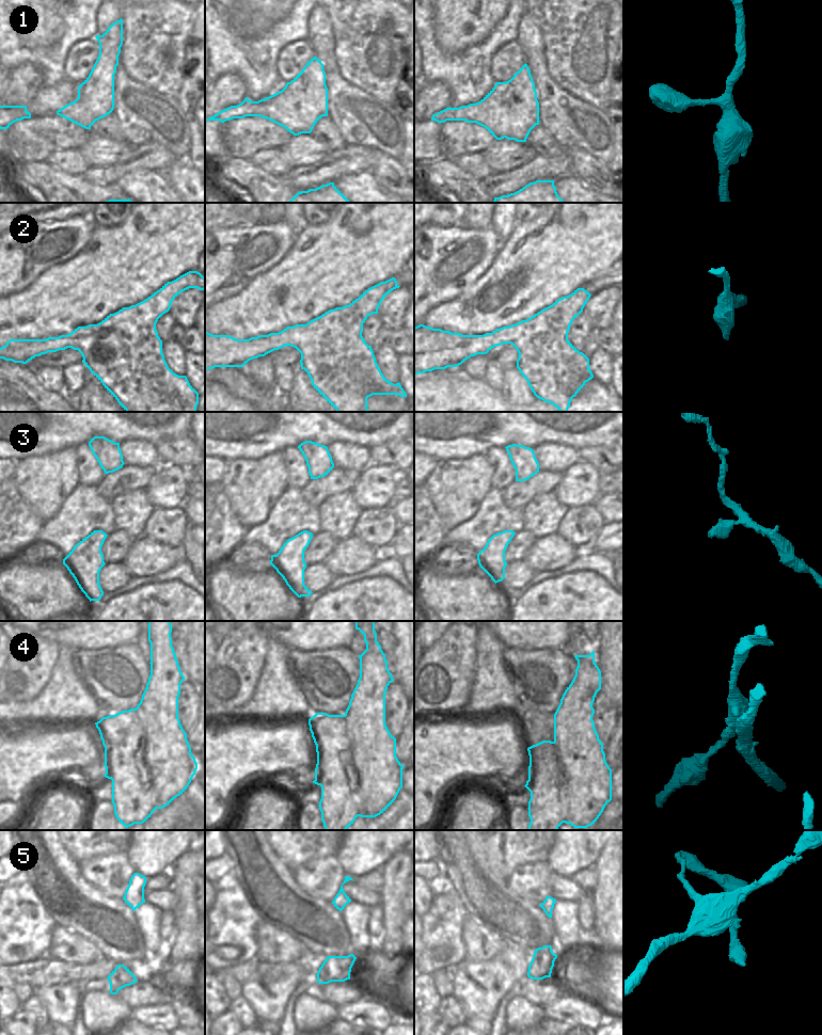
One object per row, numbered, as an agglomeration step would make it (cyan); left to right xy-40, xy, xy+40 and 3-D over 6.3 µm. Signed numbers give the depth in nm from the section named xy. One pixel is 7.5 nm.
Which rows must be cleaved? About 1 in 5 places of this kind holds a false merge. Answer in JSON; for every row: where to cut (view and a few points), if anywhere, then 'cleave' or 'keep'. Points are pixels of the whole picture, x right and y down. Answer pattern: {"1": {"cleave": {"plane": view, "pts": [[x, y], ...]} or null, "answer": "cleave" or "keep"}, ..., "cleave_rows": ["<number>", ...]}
{"1": {"cleave": null, "answer": "keep"}, "2": {"cleave": null, "answer": "keep"}, "3": {"cleave": null, "answer": "keep"}, "4": {"cleave": {"plane": "xy-40", "pts": [[136, 707], [151, 771], [142, 796], [157, 808]]}, "answer": "cleave"}, "5": {"cleave": null, "answer": "keep"}, "cleave_rows": ["4"]}

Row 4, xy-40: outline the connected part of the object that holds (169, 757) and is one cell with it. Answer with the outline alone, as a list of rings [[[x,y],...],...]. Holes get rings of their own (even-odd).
[[[148,621],[148,641],[151,643],[151,675],[138,714],[146,731],[146,757],[143,762],[148,765],[152,775],[147,778],[147,790],[142,791],[145,800],[157,799],[157,809],[170,805],[189,786],[197,763],[191,754],[187,733],[178,718],[178,697],[180,684],[185,680],[172,646],[172,624],[170,621]]]

